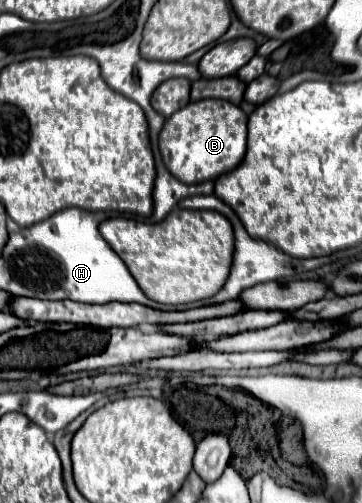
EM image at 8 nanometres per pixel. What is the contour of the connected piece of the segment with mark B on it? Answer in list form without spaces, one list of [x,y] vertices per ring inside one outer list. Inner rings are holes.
[[[197,100],[171,118],[159,134],[159,150],[169,172],[185,184],[197,184],[221,176],[239,166],[247,150],[247,114],[227,100]]]

